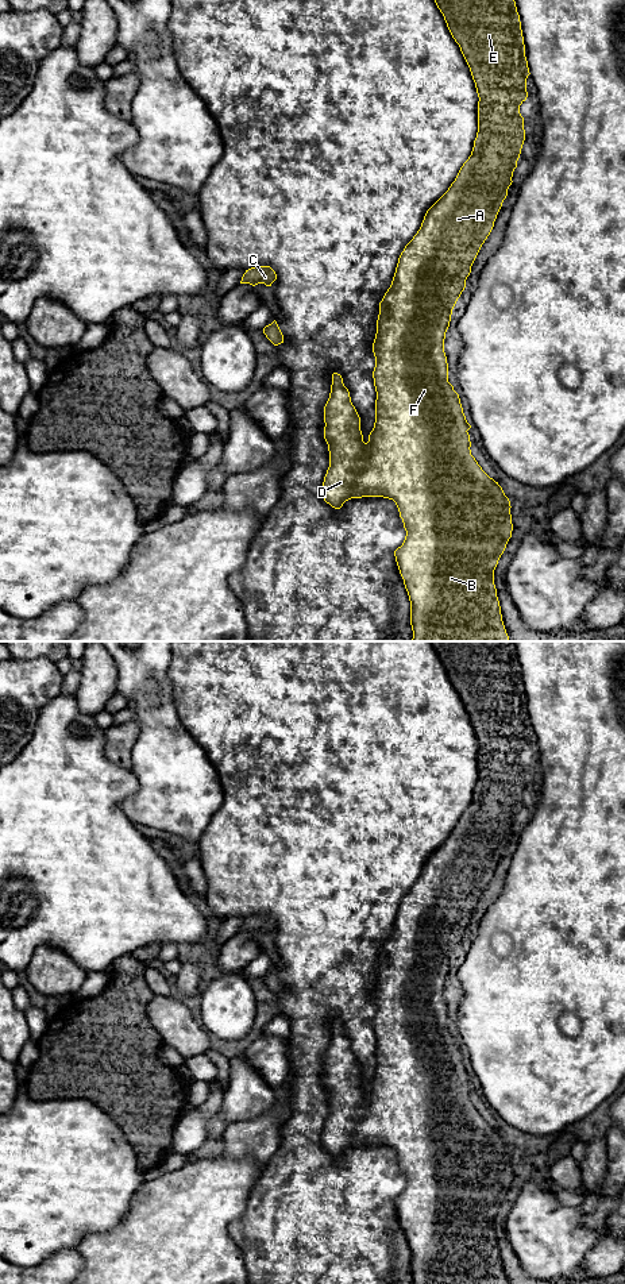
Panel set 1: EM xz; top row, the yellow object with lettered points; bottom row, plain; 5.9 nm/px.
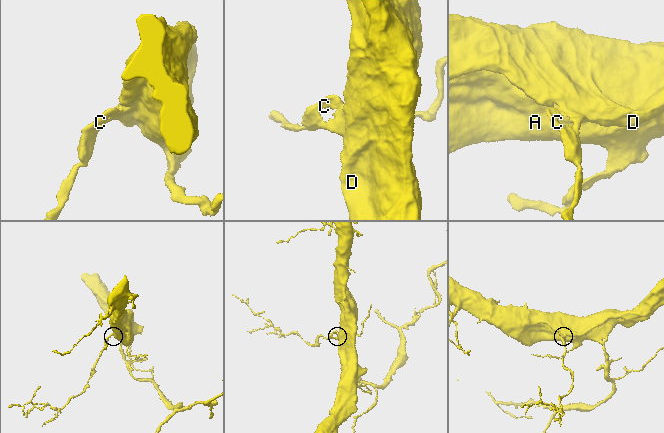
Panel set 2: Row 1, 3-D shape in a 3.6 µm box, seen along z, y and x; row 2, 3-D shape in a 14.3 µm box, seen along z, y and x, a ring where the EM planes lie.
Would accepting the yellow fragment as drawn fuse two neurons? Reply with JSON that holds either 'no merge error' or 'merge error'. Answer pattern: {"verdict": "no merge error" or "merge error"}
{"verdict": "no merge error"}

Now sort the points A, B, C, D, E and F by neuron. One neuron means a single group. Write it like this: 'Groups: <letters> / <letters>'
Groups: A B C D E F

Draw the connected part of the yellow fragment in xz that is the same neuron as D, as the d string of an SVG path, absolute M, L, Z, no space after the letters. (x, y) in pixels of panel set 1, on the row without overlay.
M431 641L437 656L444 664L447 675L459 693L460 699L470 716L472 728L475 730L478 749L478 780L474 788L474 795L468 807L460 815L455 829L448 838L427 859L420 878L413 887L405 894L398 906L396 921L390 936L385 941L379 951L379 963L377 968L377 982L373 991L373 1000L375 1005L375 1015L373 1019L374 1034L377 1040L375 1048L375 1071L369 1083L369 1090L363 1090L360 1079L360 1065L351 1050L350 1040L343 1032L340 1022L332 1022L332 1033L329 1046L324 1054L324 1087L329 1099L329 1115L323 1130L323 1146L335 1157L340 1157L343 1152L351 1146L362 1145L383 1145L393 1148L398 1156L400 1165L402 1167L404 1176L406 1179L405 1188L401 1195L394 1199L396 1210L400 1222L404 1227L405 1237L410 1249L410 1273L413 1284L508 1284L501 1254L497 1245L497 1237L494 1233L494 1218L498 1212L501 1203L504 1202L509 1187L512 1185L513 1172L510 1162L510 1149L505 1144L502 1135L490 1126L475 1106L471 1103L471 1090L468 1077L471 1073L467 1071L460 1052L459 1042L454 1038L454 1034L448 1030L448 1011L444 1000L445 980L450 975L452 957L466 936L466 928L471 921L471 914L490 883L497 863L502 855L504 848L508 844L508 837L512 833L513 820L517 815L517 809L521 802L521 797L525 788L524 766L520 761L520 753L526 748L526 726L531 722L528 709L525 705L525 693L521 678L520 663L517 660L514 641Z

